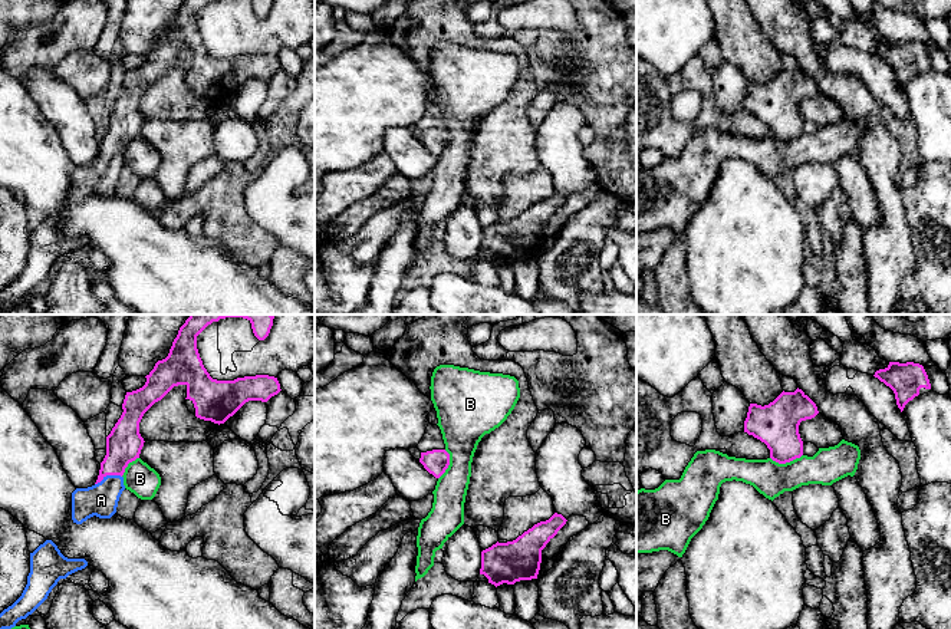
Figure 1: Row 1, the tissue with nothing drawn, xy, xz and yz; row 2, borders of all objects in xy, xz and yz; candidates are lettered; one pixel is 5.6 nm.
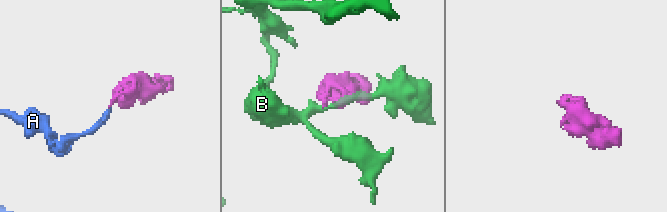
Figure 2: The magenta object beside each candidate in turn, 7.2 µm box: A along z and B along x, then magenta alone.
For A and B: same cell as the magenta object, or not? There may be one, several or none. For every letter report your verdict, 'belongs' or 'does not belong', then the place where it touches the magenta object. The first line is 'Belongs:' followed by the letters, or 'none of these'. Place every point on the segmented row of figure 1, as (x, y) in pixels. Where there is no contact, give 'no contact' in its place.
Belongs: A
A: belongs; meets magenta in xy at (108, 474)
B: does not belong; meets magenta in yz at (786, 461)

